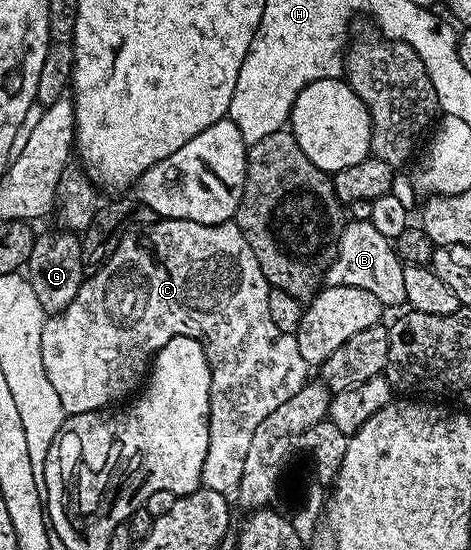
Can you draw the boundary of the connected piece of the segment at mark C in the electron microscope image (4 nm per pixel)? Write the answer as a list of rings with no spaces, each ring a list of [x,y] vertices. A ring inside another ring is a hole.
[[[157,217],[151,223],[142,223],[126,231],[125,236],[118,241],[116,247],[106,254],[103,262],[94,271],[97,272],[94,275],[92,272],[81,284],[79,293],[75,293],[75,301],[71,301],[71,305],[67,305],[65,311],[50,314],[43,325],[43,337],[41,338],[43,369],[47,373],[47,381],[51,381],[52,387],[59,397],[59,405],[63,405],[66,416],[78,415],[87,411],[99,411],[108,408],[108,403],[113,403],[116,399],[123,398],[124,395],[130,394],[129,396],[132,396],[142,386],[154,355],[159,349],[163,349],[163,345],[167,345],[167,341],[171,341],[171,337],[186,335],[192,339],[200,339],[202,345],[205,346],[207,365],[211,371],[209,440],[207,441],[207,455],[203,461],[201,486],[222,493],[236,492],[239,481],[243,477],[243,460],[247,457],[247,449],[251,446],[251,437],[255,434],[255,429],[259,429],[263,417],[275,413],[275,409],[279,409],[279,405],[283,405],[288,399],[295,397],[295,393],[299,393],[299,389],[304,387],[307,382],[305,374],[310,374],[311,371],[309,364],[305,363],[302,355],[299,354],[296,334],[283,333],[279,329],[279,325],[275,325],[275,321],[271,321],[271,312],[267,309],[267,297],[271,288],[263,277],[263,269],[259,269],[259,261],[255,257],[255,253],[251,253],[251,245],[247,245],[247,237],[243,237],[243,233],[233,221],[203,225],[186,219]]]

